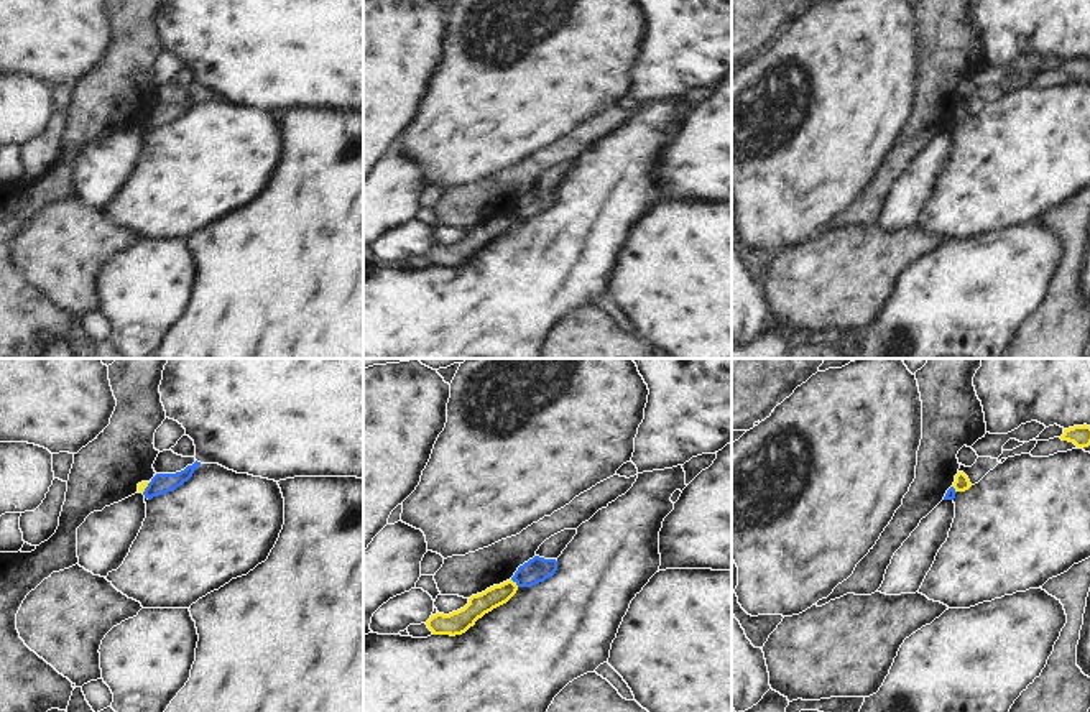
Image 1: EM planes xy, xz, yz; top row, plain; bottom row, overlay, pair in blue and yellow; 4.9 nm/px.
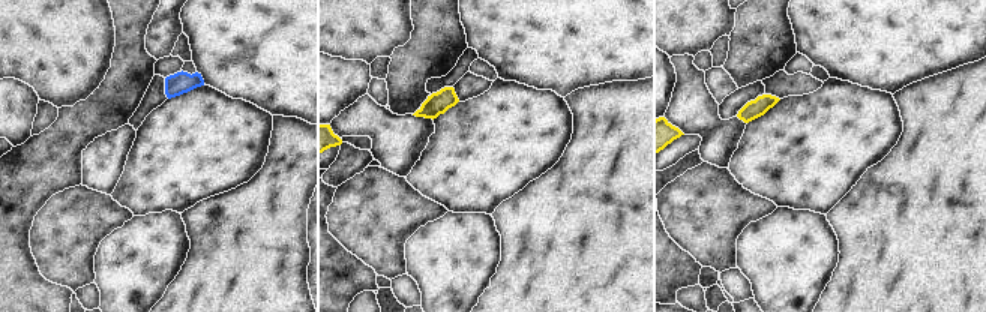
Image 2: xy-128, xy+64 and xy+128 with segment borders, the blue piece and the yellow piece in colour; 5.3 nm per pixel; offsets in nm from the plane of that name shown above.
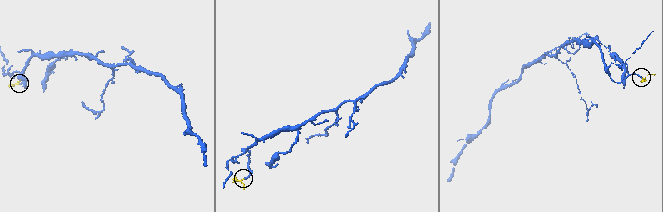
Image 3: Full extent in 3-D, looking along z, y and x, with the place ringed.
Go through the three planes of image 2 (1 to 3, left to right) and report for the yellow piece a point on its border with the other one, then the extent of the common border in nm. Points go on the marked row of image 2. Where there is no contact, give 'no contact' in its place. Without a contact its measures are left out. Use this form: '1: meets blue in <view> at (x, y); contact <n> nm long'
1: no contact
2: no contact
3: no contact

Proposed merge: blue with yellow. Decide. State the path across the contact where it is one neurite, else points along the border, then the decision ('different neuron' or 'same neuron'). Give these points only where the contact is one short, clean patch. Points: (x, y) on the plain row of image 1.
along xz (510, 211), (518, 217) | different neuron

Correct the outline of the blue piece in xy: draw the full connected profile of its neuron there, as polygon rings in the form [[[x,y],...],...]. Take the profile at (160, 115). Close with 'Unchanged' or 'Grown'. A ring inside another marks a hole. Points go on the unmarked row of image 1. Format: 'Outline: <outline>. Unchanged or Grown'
Outline: [[[196,92],[192,97],[176,105],[156,105],[143,123],[145,130],[151,132],[153,128],[176,122],[192,109],[199,97],[201,94]]]. Unchanged

